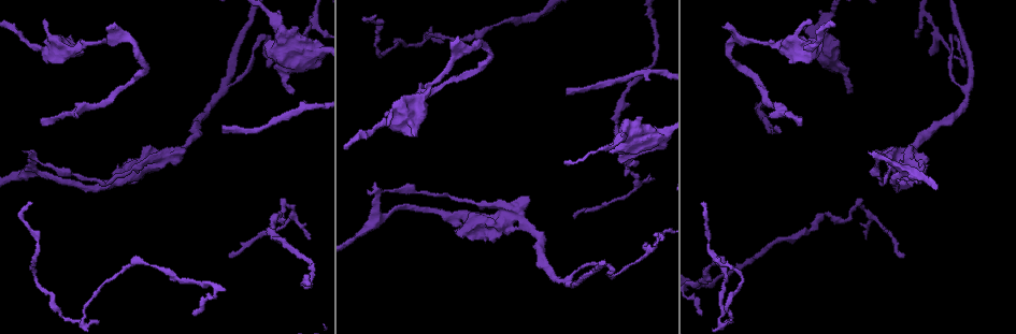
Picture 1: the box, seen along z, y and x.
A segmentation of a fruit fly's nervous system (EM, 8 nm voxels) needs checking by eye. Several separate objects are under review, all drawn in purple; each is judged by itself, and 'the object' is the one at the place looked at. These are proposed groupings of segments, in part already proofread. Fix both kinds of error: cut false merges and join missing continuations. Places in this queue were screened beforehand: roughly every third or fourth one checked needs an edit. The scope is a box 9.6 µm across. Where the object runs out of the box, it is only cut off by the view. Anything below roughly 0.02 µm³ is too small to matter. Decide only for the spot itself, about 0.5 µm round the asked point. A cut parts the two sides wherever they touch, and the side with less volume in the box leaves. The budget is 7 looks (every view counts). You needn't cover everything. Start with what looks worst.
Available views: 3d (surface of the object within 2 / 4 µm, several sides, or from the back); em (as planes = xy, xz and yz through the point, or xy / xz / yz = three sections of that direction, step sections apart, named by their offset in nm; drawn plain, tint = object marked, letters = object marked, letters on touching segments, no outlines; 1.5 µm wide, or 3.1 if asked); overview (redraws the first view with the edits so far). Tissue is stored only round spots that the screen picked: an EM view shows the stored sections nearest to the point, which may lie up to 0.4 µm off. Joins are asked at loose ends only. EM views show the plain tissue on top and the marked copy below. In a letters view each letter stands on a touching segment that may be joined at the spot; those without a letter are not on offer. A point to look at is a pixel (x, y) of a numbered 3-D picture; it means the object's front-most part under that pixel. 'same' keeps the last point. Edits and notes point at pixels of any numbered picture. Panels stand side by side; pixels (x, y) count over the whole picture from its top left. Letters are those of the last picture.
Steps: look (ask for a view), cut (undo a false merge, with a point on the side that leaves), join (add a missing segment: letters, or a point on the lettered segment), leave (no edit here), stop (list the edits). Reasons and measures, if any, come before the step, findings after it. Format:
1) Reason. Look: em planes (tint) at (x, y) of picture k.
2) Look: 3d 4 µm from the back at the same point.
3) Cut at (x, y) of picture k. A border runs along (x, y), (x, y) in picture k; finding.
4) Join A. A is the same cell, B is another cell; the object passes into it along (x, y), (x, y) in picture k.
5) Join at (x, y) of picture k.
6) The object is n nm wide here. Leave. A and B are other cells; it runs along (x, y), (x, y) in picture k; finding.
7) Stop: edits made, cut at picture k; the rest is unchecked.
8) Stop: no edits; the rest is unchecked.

An open end. Look: em xz step 8 (letters) at (388, 126) of picture 1.

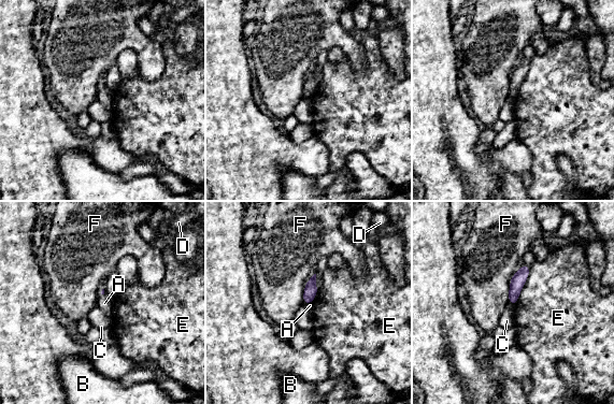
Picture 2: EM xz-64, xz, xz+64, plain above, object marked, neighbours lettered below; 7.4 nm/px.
Look: em xy step 8 (letters) at the same point.

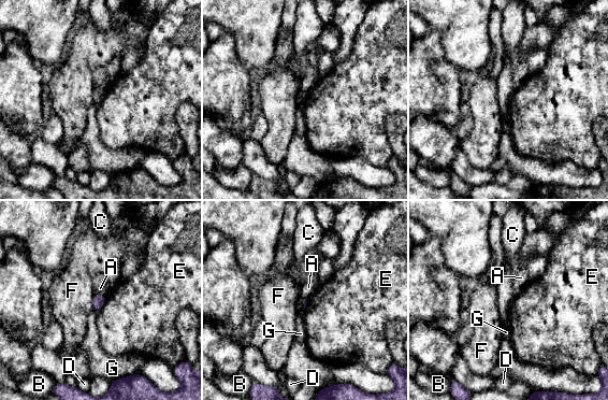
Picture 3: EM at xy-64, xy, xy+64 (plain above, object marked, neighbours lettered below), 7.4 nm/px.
Leave. A, B, C, D, E, F and G are other cells; a border runs along (105, 296), (105, 301), (98, 313) in picture 3; no lettered segment goes on from it.

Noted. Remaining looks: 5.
Look: em yz step 8 (tint) at (161, 157) of picture 1.

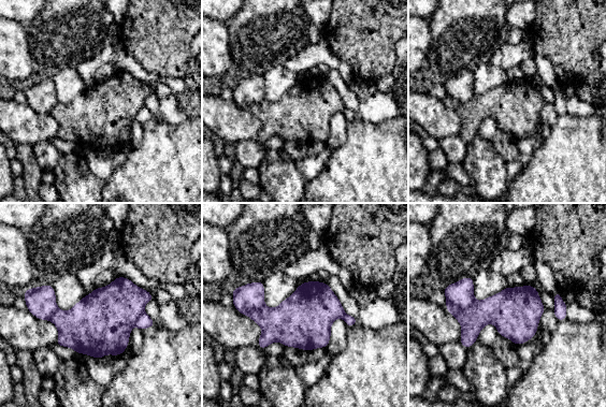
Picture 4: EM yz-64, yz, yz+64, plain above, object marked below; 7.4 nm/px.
See the neighbours. Look: em yz step 8 (letters) at the same point.

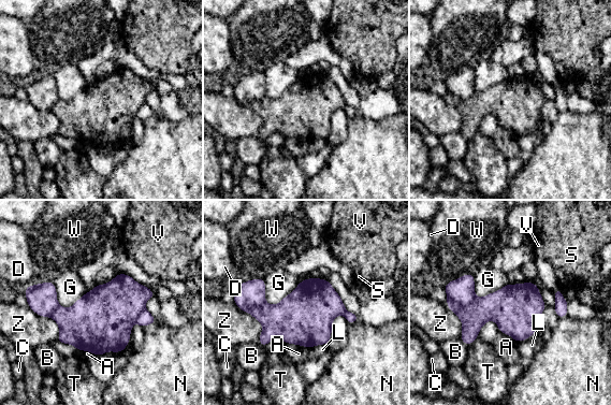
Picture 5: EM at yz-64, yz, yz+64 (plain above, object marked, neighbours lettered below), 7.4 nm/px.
Cut at (462, 290) of picture 5. A, B, C, D, G, L, N, S, T, V, W and Z are other cells; a border runs along (475, 298), (466, 304), (448, 299) in picture 5; a second neuron is stuck on.

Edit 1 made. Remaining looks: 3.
Look: overview.

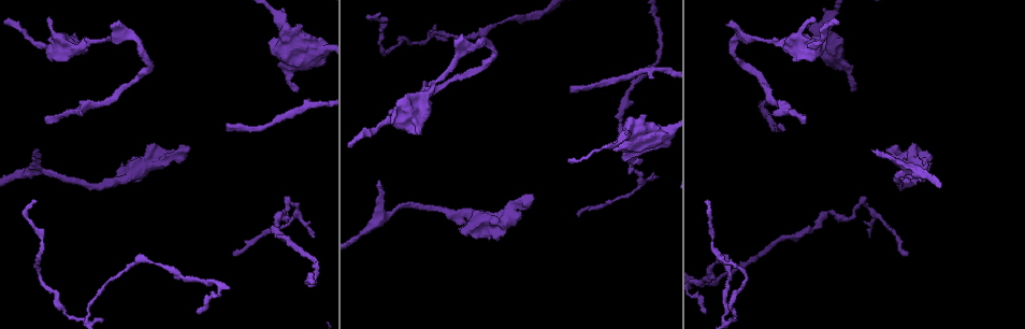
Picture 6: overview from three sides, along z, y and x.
Tapers out. Look: 3d 4 µm at (295, 89) of picture 6.

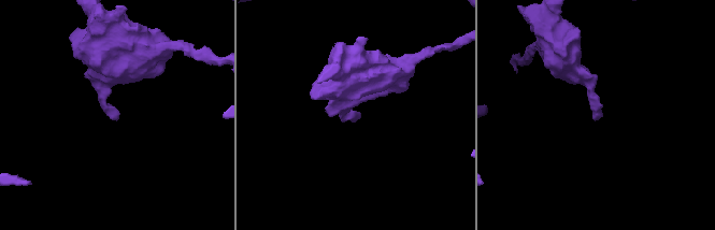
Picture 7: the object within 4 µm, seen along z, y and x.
Need the tissue. Look: em planes (letters) at (113, 116) of picture 7.

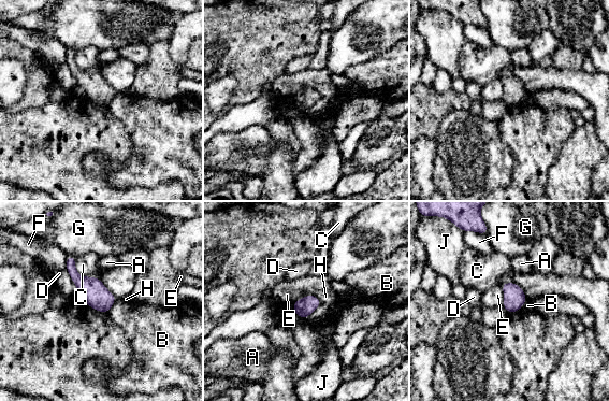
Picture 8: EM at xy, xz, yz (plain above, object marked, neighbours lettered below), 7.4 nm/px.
The object is 140 nm wide here; the longest contact is with J, 240 nm. Leave. A, B, C, D, E, F, G, H and J are other cells; no lettered segment goes on from it.

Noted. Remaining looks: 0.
Stop: edits made, cut at picture 5; the rest is unchecked.

